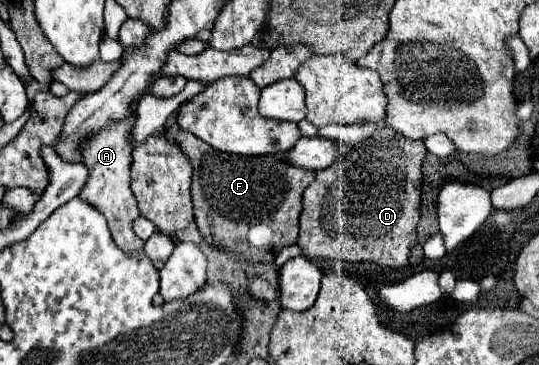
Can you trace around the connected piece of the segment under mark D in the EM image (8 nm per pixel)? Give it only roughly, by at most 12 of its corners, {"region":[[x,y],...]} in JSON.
{"region":[[379,127],[303,193],[307,259],[405,267],[423,139]]}

